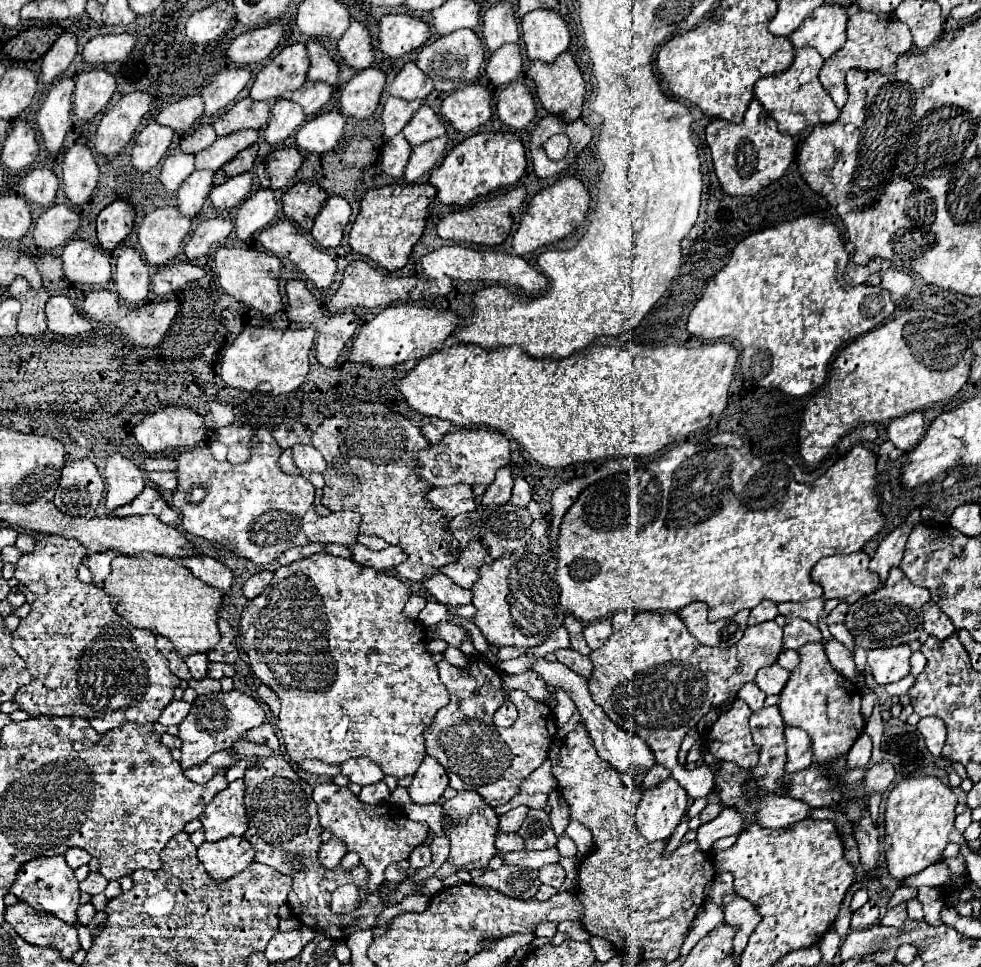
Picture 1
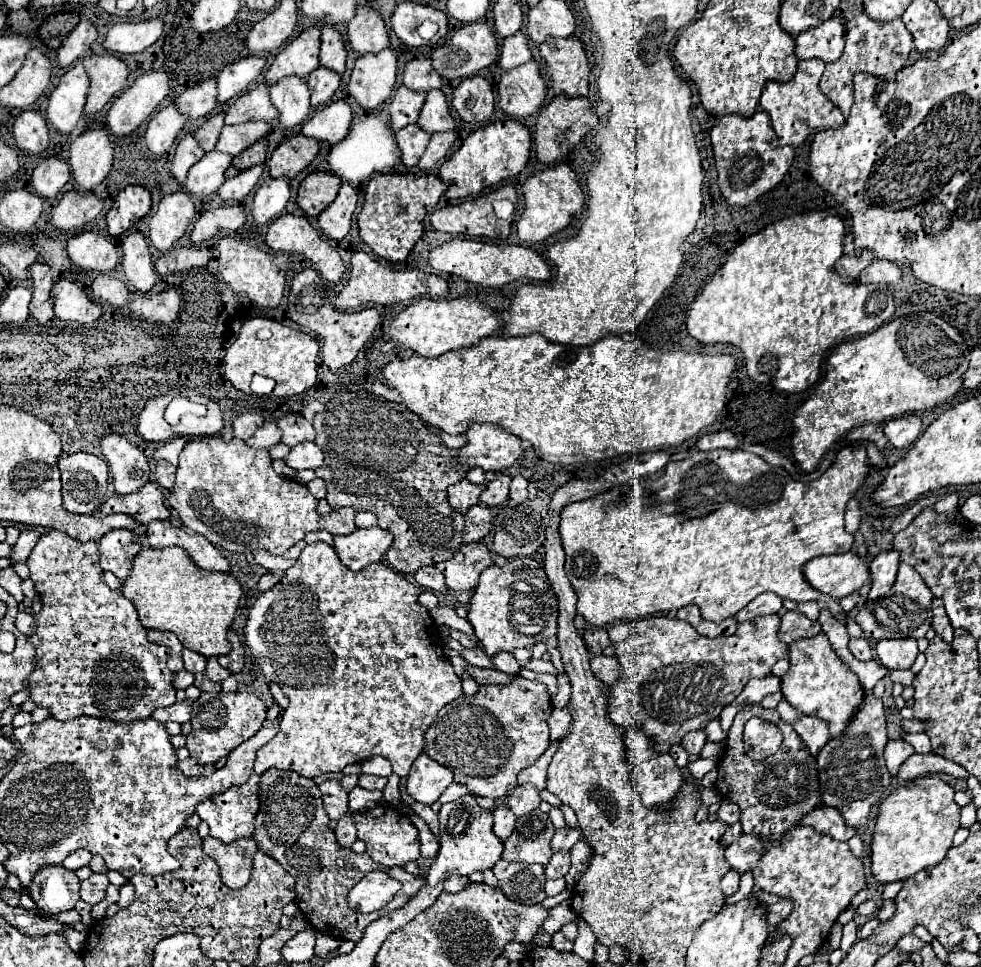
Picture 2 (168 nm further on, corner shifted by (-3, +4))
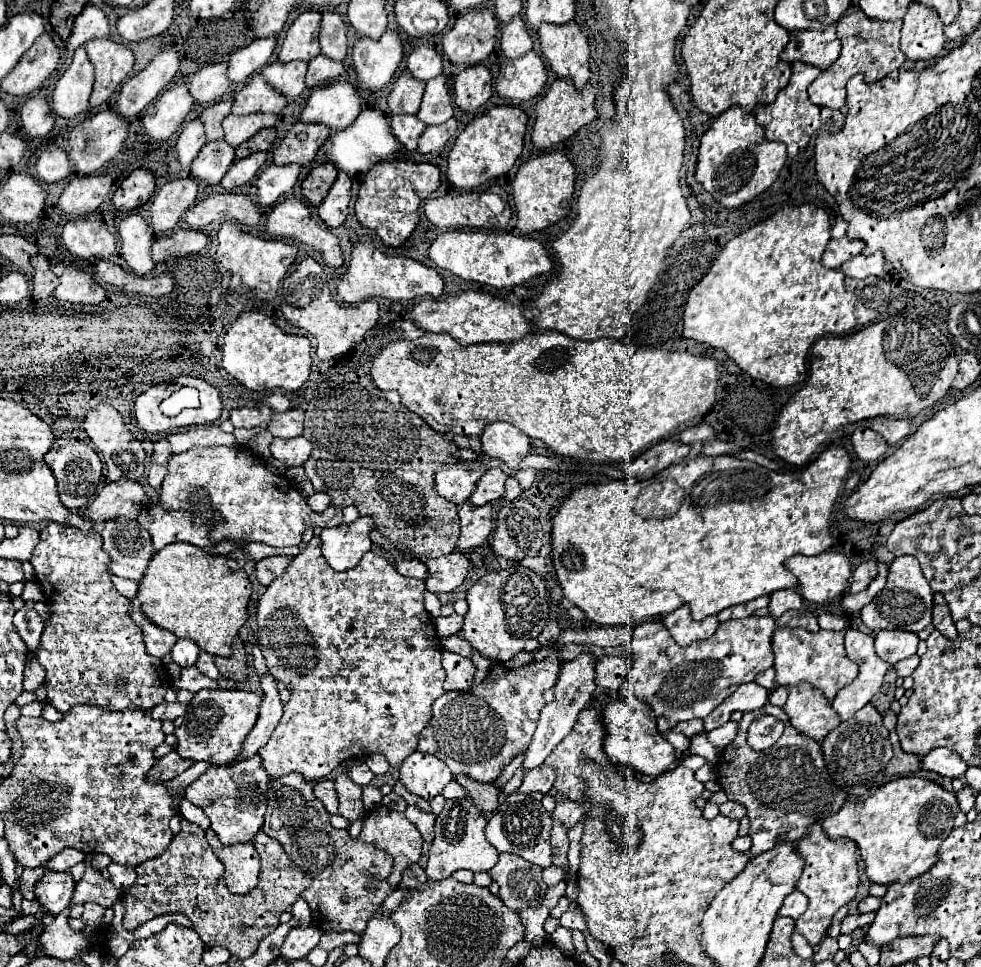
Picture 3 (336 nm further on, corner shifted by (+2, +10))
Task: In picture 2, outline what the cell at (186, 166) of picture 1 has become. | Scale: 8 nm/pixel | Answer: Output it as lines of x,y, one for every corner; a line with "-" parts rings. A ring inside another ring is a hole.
187,134
185,138
179,140
177,148
175,148
175,156
173,156
173,162
171,162
171,174
173,178
183,184
185,182
185,176
189,172
189,168
203,158
203,150
197,146
195,138
191,134

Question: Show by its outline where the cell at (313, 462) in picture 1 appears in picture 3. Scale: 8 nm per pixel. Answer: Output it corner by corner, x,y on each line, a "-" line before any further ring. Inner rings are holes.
304,436
274,438
274,442
270,444
272,458
284,462
286,466
300,466
300,464
304,464
306,458
310,456
310,450
312,450
312,442
306,440

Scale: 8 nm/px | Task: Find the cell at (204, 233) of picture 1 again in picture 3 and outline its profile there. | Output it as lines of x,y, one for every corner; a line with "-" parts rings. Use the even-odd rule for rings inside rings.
210,194
202,202
194,204
186,212
190,228
200,230
212,222
234,220
246,226
256,226
260,220
260,208
248,194

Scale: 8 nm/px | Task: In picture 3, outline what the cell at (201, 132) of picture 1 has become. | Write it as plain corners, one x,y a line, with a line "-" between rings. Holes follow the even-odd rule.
228,98
228,100
222,100
222,102
216,102
216,104
208,106
208,108
200,114
200,118
202,118
204,126
206,126
206,136
208,136
208,140
222,140
222,138
224,138
222,120
230,114
232,104
234,104
234,100

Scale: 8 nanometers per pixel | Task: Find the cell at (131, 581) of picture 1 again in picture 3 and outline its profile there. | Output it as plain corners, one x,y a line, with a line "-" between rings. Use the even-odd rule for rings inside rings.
176,542
158,550
150,560
146,576
142,578
138,588
138,600
142,604
142,610
154,624
174,632
178,638
194,640
200,646
200,650
210,652
214,656
232,654
230,650
232,640
248,618
250,596
252,596
252,584
248,580
248,574
238,566
236,560
204,552
194,544
184,542

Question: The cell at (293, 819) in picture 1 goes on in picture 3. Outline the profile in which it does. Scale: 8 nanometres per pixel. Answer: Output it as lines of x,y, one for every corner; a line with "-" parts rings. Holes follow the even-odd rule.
300,774
272,778
270,794
266,796
268,808
262,830
284,846
284,850
290,854
290,860
300,870
312,876
312,886
302,894
302,898
310,904
312,924
324,932
352,930
362,934
374,910
392,892
392,886
384,882
392,874
392,856
374,844
352,838
348,830
332,828
330,814
324,810
322,802
316,800
312,784
-
370,876
380,880
378,886
368,886

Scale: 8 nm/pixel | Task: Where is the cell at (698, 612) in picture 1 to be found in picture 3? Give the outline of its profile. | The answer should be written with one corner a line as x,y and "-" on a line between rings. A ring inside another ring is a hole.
680,606
678,610
674,610
672,614
668,614
662,624
670,630
672,638
682,646
690,646
692,642
698,642
698,640
706,640
710,638
716,628
718,628
718,618
716,616
710,616
702,622
696,622
692,620
690,616
690,608
688,606

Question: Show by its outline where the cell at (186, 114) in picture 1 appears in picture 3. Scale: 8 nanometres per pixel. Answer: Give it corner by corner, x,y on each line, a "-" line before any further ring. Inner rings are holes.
214,62
200,68
190,80
190,94
198,104
218,102
230,88
228,80
228,62

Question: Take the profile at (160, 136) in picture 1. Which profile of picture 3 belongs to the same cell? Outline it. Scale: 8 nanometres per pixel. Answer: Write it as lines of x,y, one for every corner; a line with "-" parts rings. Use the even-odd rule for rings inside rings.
178,84
166,90
162,96
156,98
156,102
148,108
142,118
146,132
156,140
168,140
184,122
192,106
194,98
190,96
186,84

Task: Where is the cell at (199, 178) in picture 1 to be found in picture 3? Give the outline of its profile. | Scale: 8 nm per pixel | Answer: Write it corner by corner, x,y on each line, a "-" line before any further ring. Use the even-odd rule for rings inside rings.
226,140
206,142
206,146
192,162
190,176
194,176
198,182
220,184
232,162
234,162
234,148

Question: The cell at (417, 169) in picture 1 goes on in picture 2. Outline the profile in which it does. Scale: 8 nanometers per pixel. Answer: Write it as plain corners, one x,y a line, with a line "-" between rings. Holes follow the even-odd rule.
437,132
437,134
433,134
425,154
421,156
421,160
417,164
417,168
419,170
431,170
441,158
447,156
453,142
455,142
455,132

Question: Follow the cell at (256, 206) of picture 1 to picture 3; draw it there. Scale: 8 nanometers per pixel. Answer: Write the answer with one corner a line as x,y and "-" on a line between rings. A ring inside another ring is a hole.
270,164
256,180
260,206
272,206
280,196
290,192
298,182
298,176
300,176
298,164
288,164
288,166

